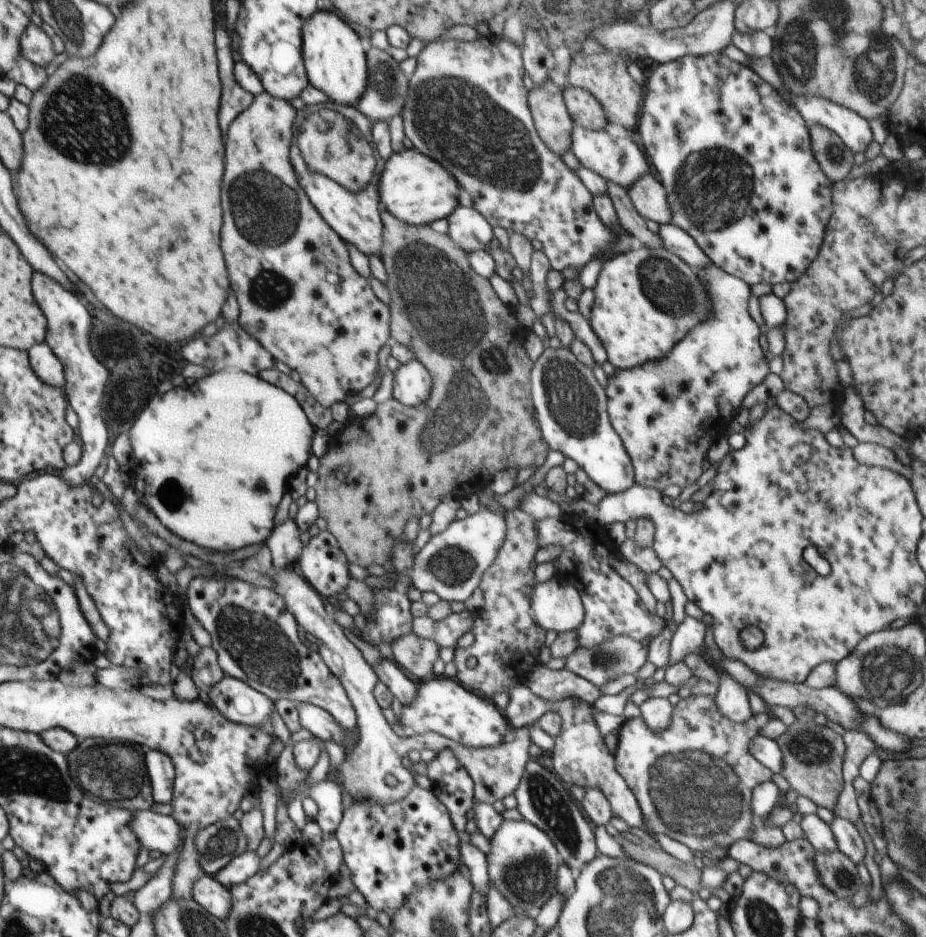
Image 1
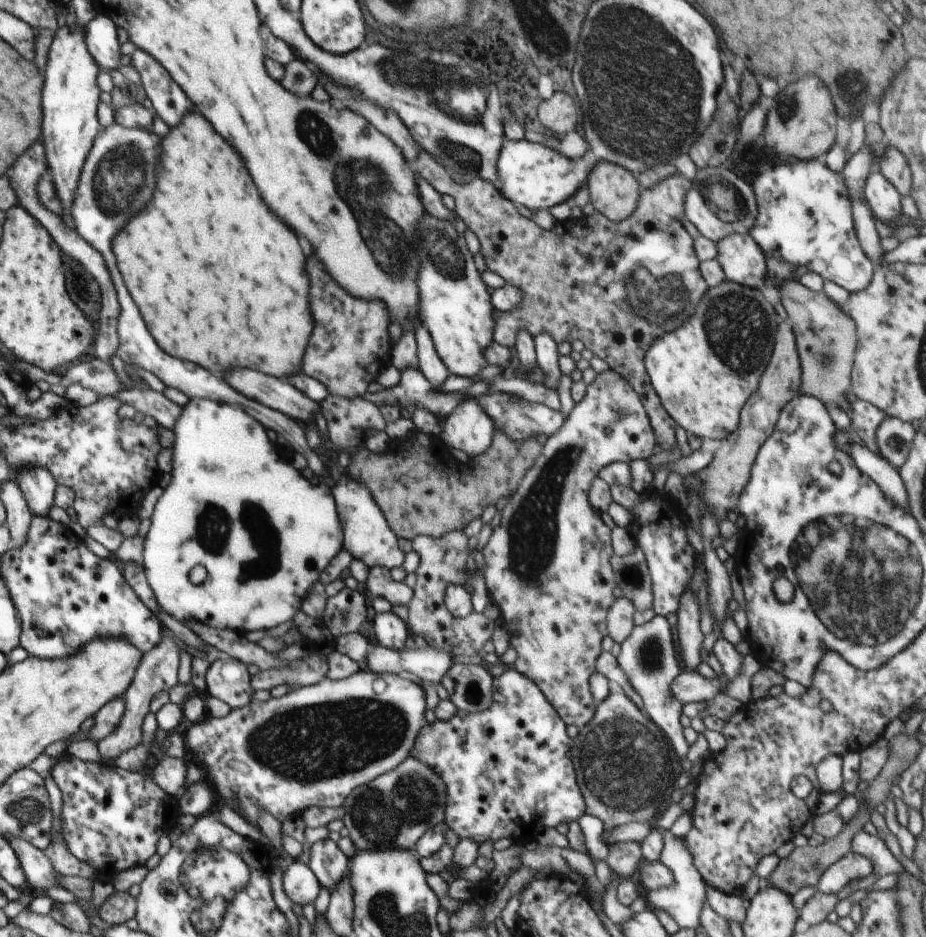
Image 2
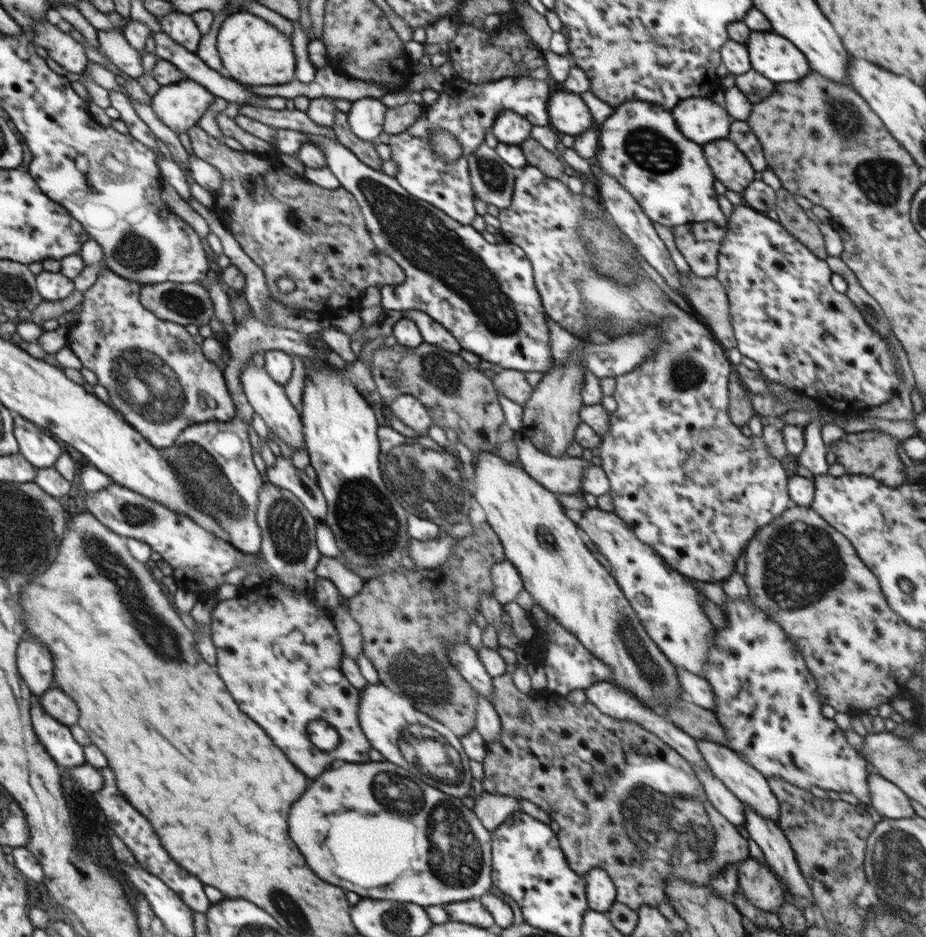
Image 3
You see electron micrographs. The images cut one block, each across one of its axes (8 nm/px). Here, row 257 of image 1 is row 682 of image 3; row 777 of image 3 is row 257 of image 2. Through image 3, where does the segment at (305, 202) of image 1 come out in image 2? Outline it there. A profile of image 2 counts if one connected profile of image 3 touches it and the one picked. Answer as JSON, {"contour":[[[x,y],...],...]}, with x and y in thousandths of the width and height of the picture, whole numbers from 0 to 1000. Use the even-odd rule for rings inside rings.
{"contour":[[[339,271],[330,277],[330,290],[337,305],[335,333],[339,352],[326,383],[326,397],[348,408],[356,422],[377,426],[392,424],[397,419],[397,412],[422,386],[419,327],[410,320],[389,320],[376,314],[361,301]]]}

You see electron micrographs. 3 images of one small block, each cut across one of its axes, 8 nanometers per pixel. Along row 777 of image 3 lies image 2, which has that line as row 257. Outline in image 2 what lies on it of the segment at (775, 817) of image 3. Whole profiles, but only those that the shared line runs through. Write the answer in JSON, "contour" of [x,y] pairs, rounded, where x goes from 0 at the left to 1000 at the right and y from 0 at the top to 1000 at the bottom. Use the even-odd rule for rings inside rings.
{"contour":[[[788,250],[773,259],[775,273],[785,299],[821,308],[828,298],[828,282],[821,263],[807,250]]]}

